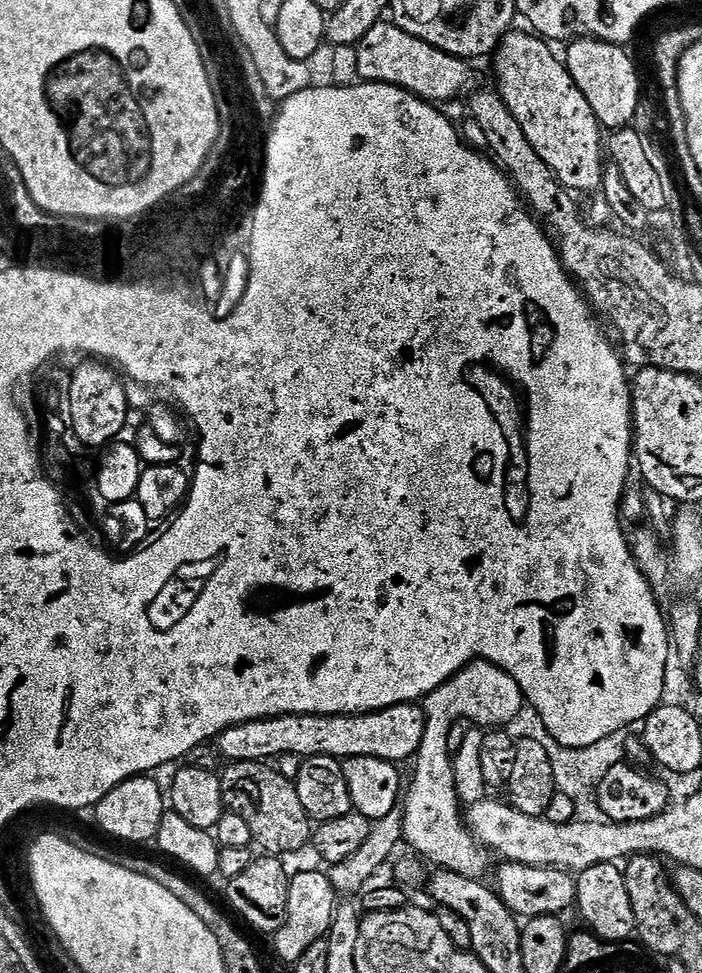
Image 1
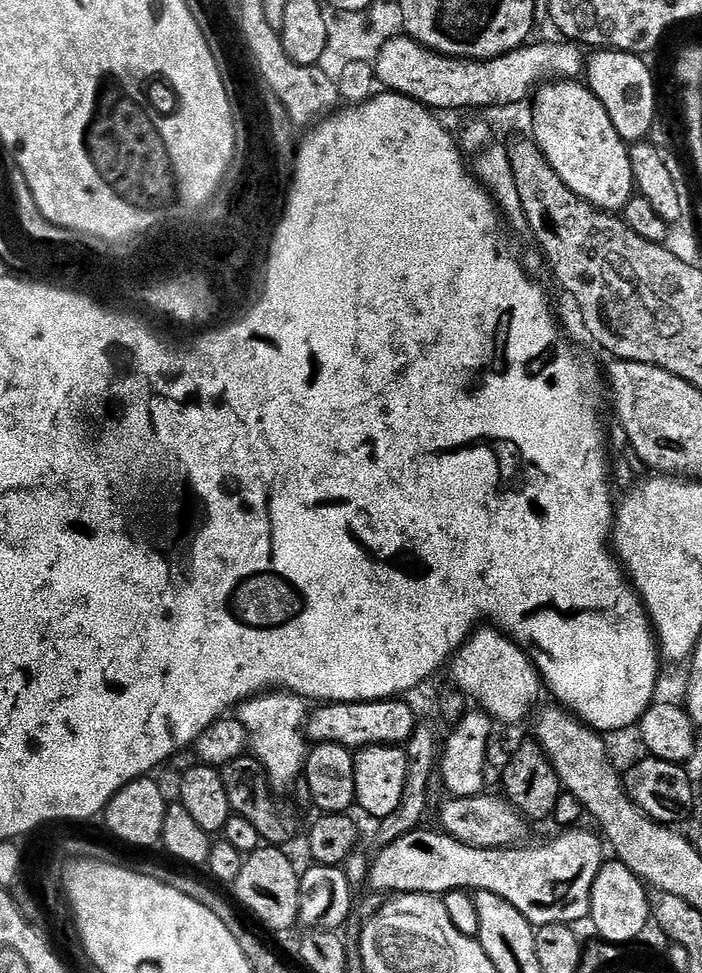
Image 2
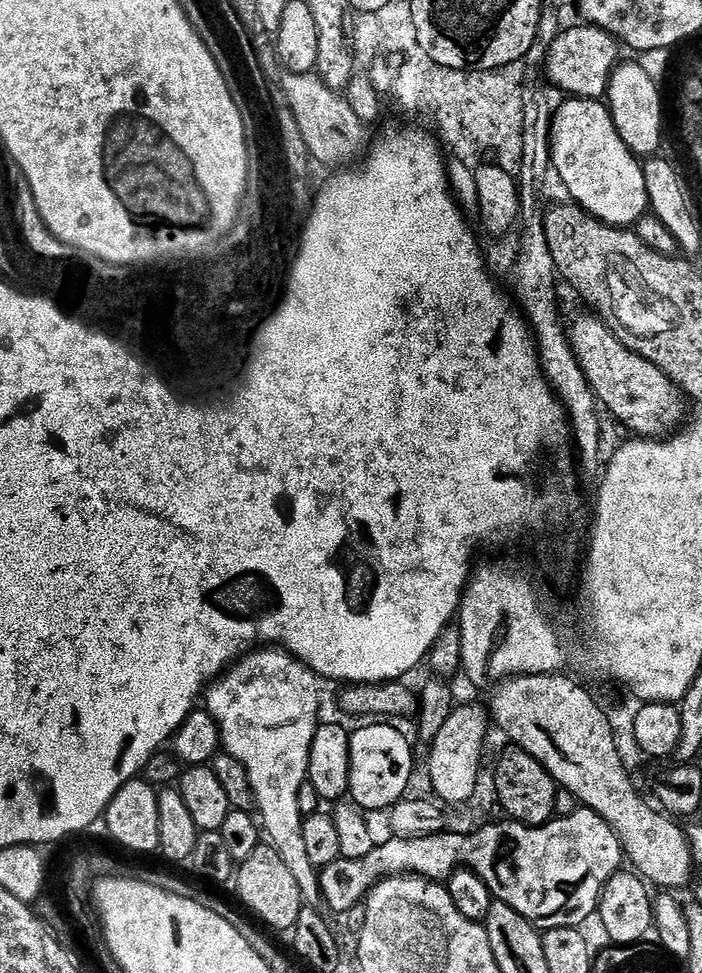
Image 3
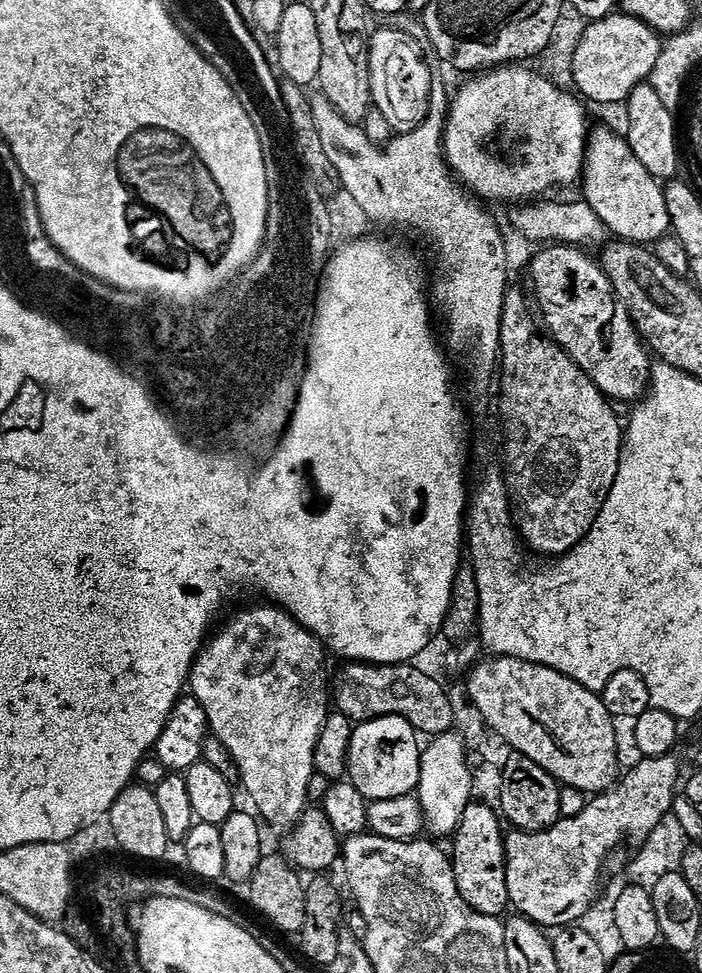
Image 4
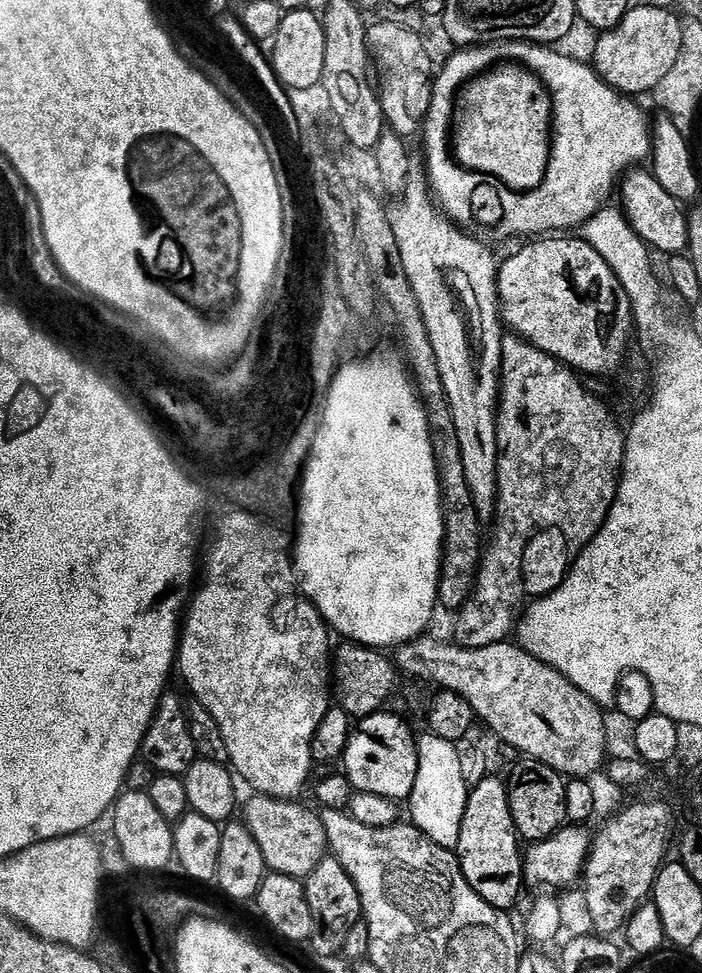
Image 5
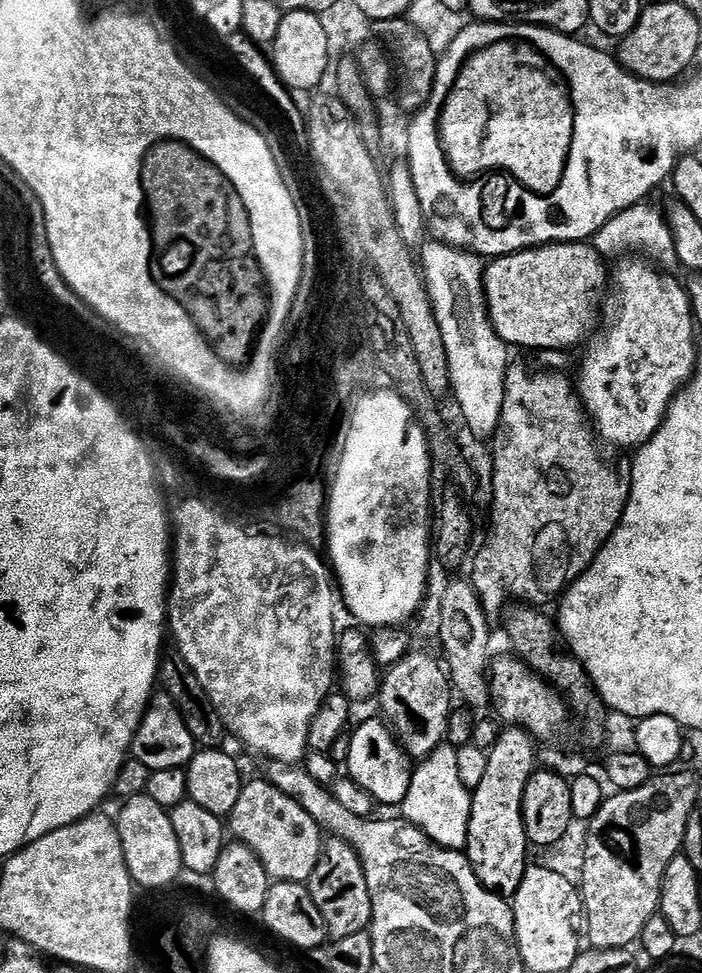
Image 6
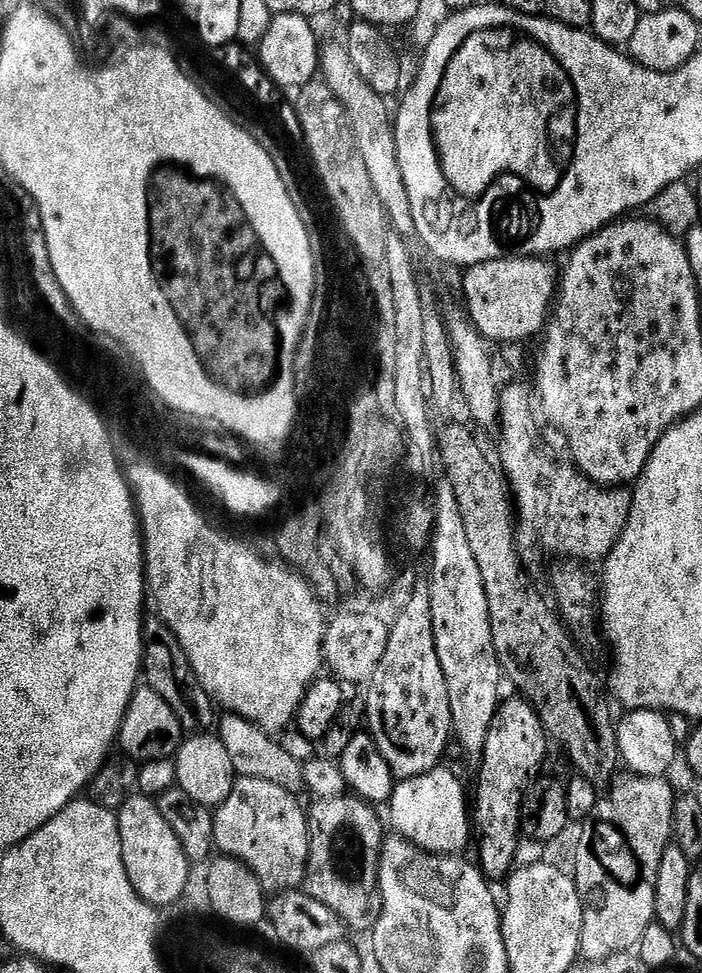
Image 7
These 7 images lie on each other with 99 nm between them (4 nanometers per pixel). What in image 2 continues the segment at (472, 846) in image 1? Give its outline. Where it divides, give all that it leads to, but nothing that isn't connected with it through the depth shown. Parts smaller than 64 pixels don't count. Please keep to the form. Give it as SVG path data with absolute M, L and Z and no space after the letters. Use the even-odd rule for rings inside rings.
M480 626L476 631L465 640L459 652L455 653L450 660L450 669L452 668L451 683L455 684L467 699L479 711L487 712L493 721L501 720L504 724L520 724L528 716L528 711L535 704L536 699L542 693L542 677L533 657L528 657L529 653L515 640L509 638L505 633L492 626Z

